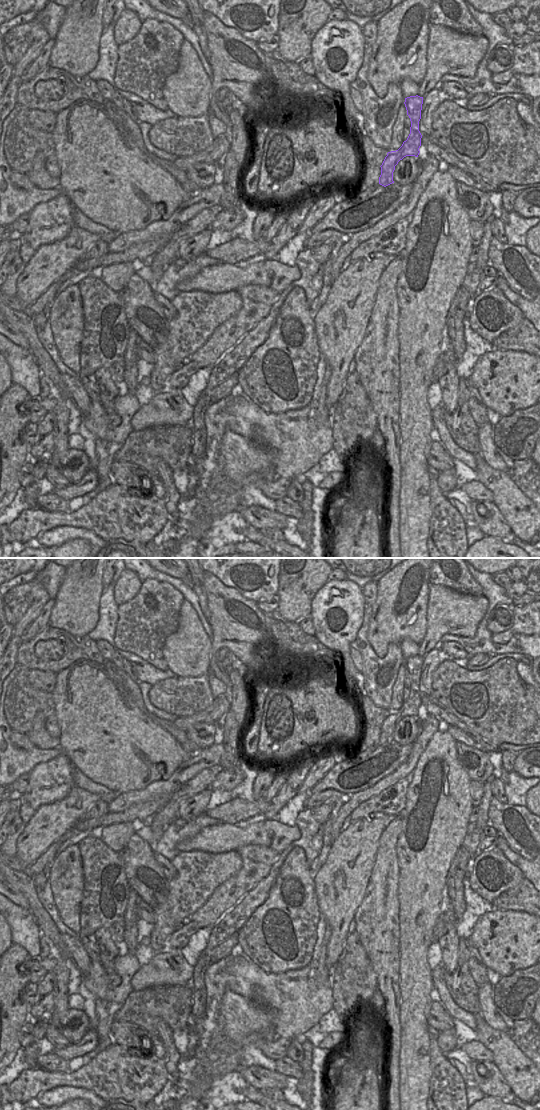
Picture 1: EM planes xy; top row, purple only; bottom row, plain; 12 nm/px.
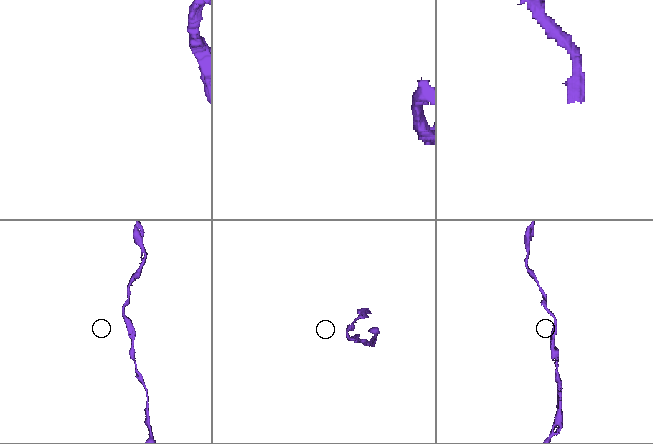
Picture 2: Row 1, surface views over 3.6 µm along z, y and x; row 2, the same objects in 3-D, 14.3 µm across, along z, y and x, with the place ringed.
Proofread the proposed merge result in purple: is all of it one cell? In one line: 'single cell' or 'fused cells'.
single cell

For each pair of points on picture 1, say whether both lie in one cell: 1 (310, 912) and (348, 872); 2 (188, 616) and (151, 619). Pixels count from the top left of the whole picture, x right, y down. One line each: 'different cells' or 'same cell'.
1: different cells
2: different cells

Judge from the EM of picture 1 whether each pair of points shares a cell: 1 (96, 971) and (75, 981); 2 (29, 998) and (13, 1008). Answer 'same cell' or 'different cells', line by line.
1: different cells
2: different cells

